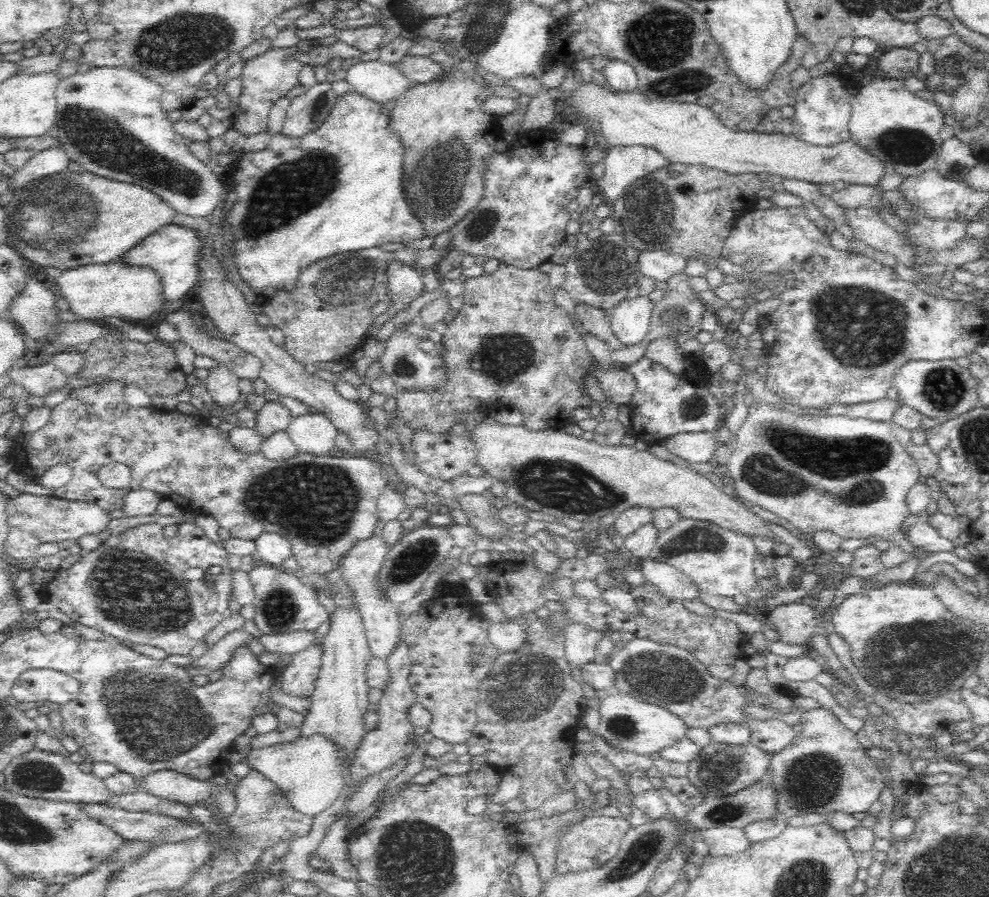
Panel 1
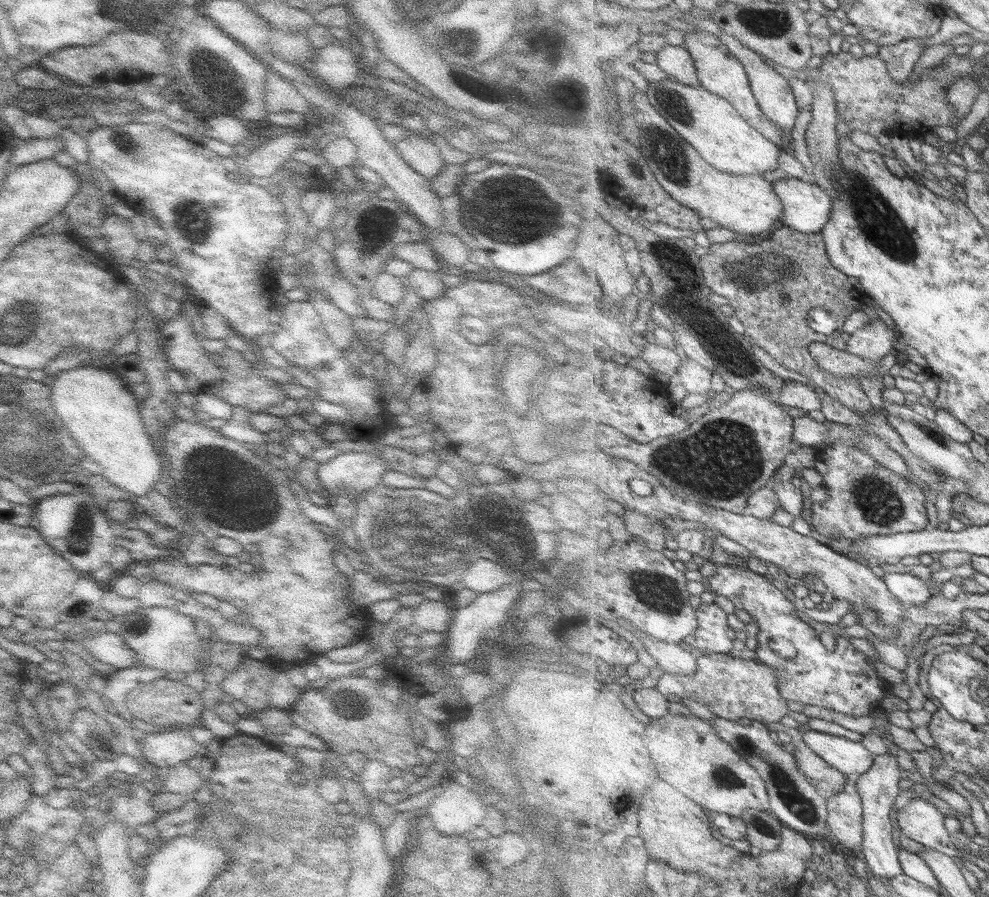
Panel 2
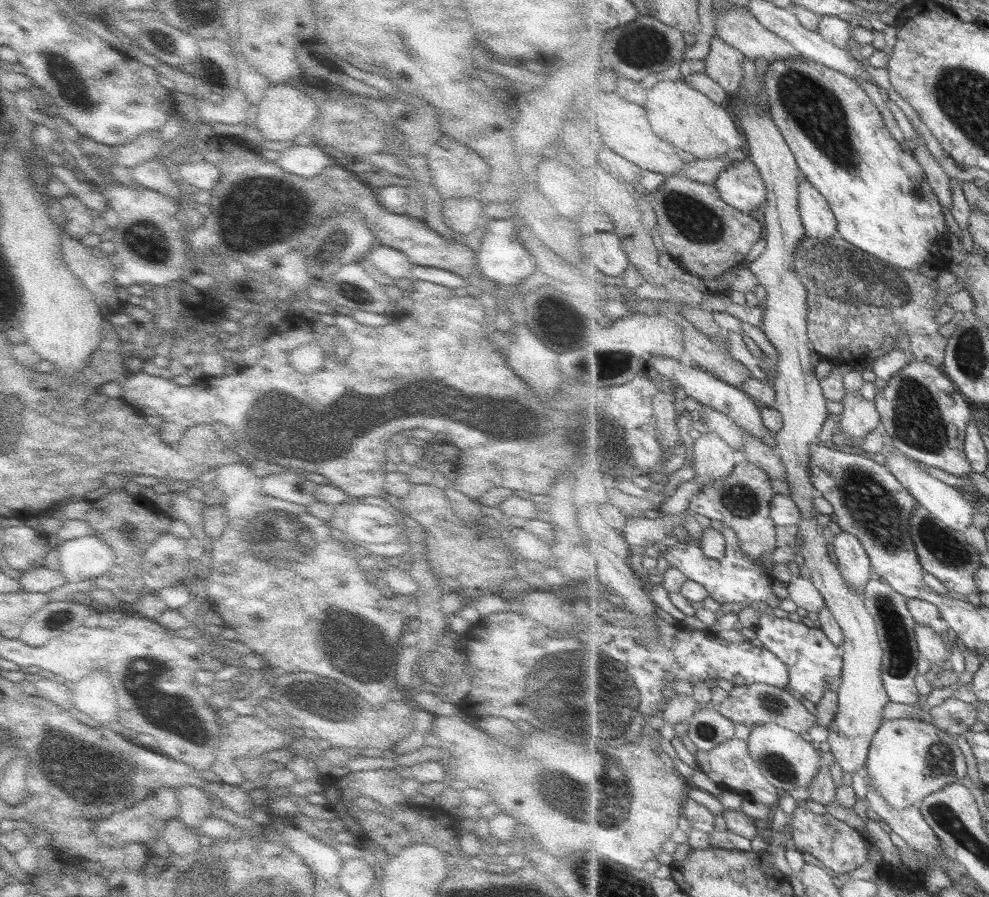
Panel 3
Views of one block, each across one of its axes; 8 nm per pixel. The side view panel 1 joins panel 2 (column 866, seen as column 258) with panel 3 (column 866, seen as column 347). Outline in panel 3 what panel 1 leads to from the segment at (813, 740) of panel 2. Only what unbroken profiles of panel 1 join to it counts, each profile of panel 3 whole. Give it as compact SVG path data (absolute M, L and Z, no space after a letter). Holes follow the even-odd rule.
M897 719L881 723L872 740L866 763L868 788L883 796L891 808L905 810L967 776L967 762L956 736L941 730L927 719Z

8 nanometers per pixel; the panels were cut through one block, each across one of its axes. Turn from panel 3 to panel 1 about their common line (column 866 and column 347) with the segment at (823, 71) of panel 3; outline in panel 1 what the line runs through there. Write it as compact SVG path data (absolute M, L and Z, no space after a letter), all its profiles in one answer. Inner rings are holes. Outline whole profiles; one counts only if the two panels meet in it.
M353 89L346 92L346 94L342 94L342 96L335 96L330 112L326 115L326 118L323 118L320 125L322 126L315 127L308 134L304 134L302 138L293 138L284 135L281 131L280 134L270 138L269 144L264 150L245 153L236 161L229 174L230 179L234 182L237 195L235 204L226 212L226 221L230 226L234 240L234 261L242 281L249 285L257 295L262 294L264 289L268 287L274 287L276 290L279 287L293 287L302 268L310 266L312 262L318 262L317 260L321 258L328 258L332 254L380 247L390 242L400 242L408 245L426 236L424 222L412 211L403 186L405 147L401 135L393 128L391 112L386 110L382 103L378 103Z

